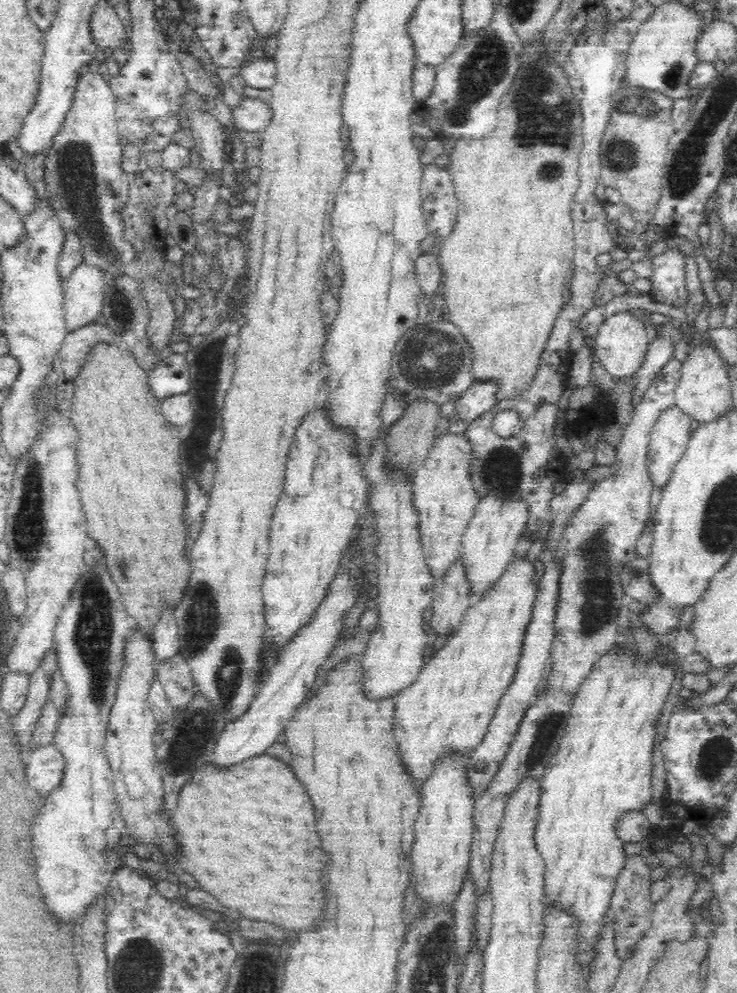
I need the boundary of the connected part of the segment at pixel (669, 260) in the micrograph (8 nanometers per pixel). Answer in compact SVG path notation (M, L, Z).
M668 246L668 248L661 254L655 254L652 257L653 261L653 275L651 276L651 288L648 293L652 299L658 302L663 302L678 308L684 306L690 298L688 292L688 280L686 280L686 254L677 247Z

